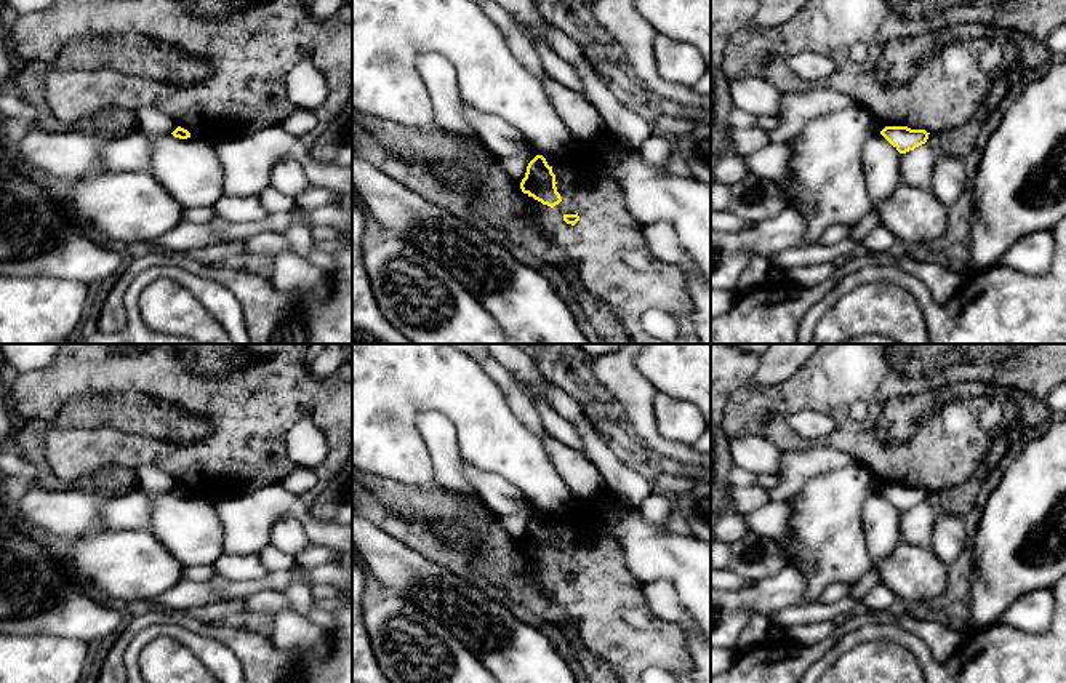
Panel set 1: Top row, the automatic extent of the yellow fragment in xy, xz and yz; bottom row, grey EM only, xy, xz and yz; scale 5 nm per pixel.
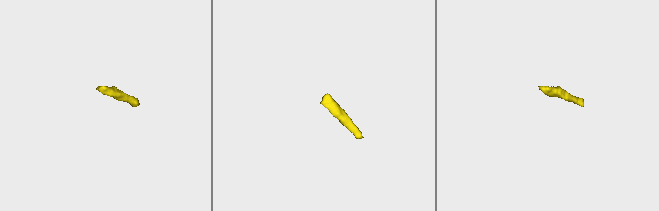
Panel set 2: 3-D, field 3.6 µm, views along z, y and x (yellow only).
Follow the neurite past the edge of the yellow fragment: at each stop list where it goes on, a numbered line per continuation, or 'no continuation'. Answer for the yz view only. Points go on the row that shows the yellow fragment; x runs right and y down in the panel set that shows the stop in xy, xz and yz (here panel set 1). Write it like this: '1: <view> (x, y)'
no continuation

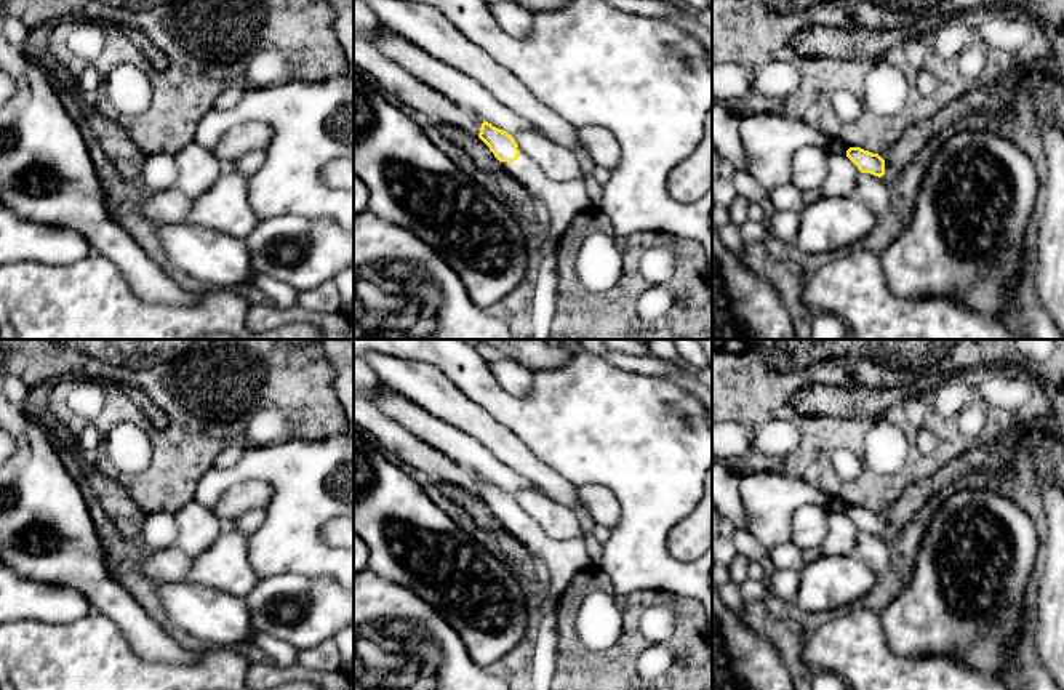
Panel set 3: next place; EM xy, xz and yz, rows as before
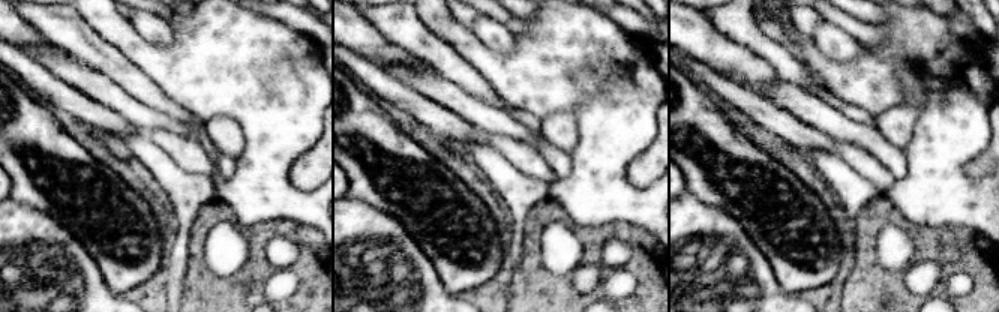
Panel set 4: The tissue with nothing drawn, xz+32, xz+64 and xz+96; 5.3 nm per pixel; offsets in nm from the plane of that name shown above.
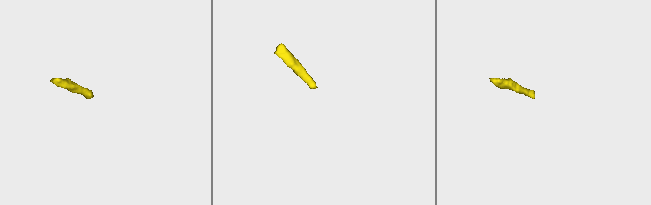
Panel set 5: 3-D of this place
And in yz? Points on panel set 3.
no continuation

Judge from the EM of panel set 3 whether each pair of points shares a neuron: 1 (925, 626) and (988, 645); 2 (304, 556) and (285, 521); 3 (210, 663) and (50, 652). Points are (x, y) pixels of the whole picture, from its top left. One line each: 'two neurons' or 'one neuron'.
1: one neuron
2: one neuron
3: one neuron

